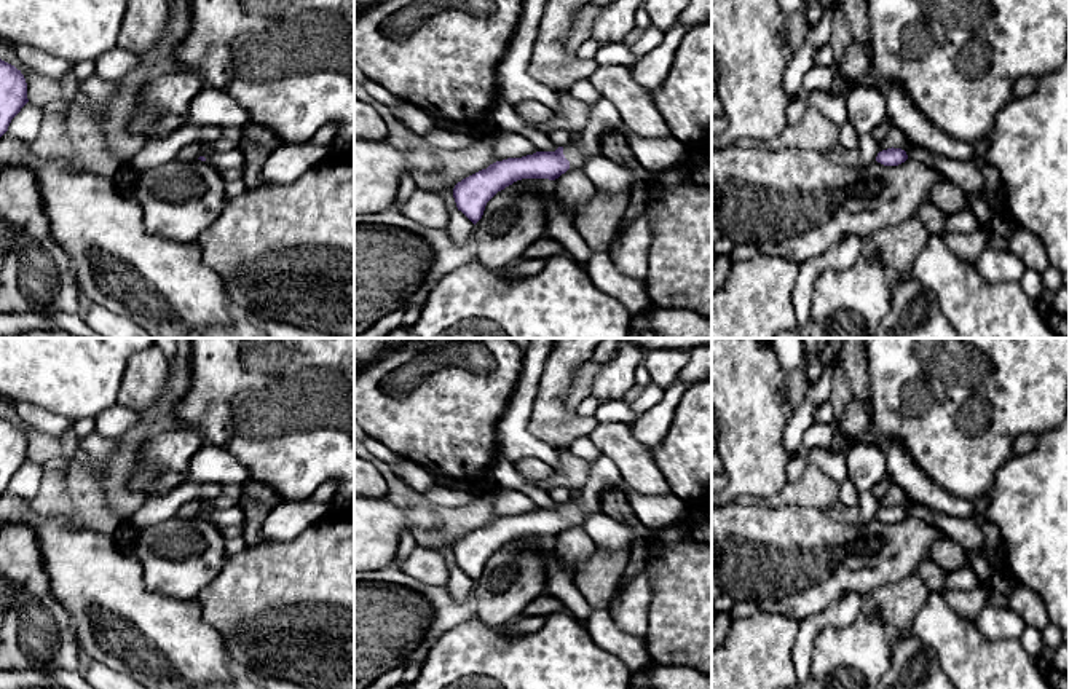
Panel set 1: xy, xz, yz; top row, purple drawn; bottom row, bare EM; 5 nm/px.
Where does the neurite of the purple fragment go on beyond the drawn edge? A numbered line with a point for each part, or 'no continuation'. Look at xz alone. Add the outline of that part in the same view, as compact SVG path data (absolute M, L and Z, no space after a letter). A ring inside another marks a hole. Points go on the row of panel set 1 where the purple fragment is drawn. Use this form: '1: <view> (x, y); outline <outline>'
1: xz (654, 155); outline M600 99L597 104L590 105L589 123L581 131L579 139L563 147L570 169L584 167L587 156L600 153L600 140L609 131L625 136L637 161L649 172L673 167L691 152L688 145L678 142L675 137L645 139L633 134L622 124L619 110L609 100Z

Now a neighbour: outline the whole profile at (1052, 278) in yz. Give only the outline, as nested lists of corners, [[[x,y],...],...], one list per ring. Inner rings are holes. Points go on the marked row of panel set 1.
[[[1048,266],[1043,273],[1042,273],[1042,281],[1043,281],[1043,287],[1053,293],[1056,293],[1064,284],[1063,284],[1063,278],[1061,273],[1053,268]]]

